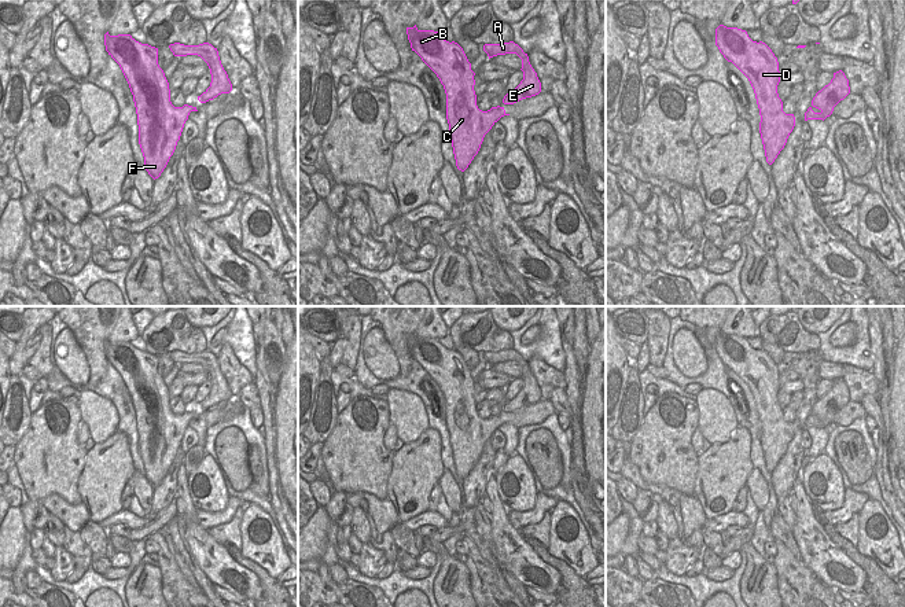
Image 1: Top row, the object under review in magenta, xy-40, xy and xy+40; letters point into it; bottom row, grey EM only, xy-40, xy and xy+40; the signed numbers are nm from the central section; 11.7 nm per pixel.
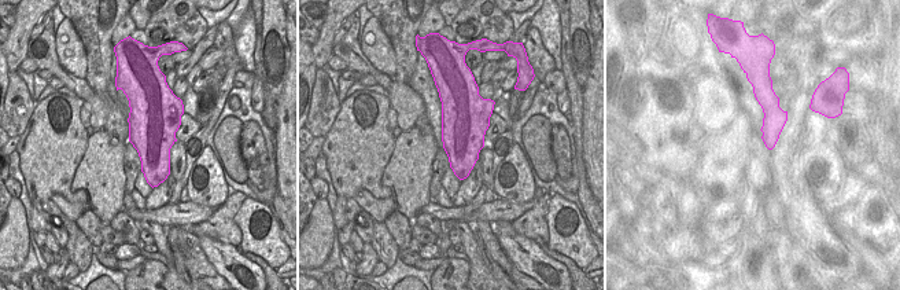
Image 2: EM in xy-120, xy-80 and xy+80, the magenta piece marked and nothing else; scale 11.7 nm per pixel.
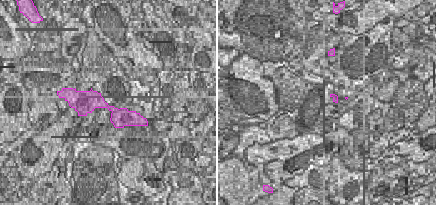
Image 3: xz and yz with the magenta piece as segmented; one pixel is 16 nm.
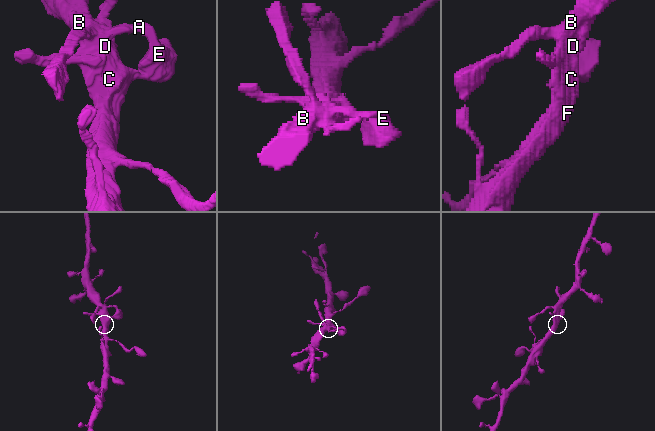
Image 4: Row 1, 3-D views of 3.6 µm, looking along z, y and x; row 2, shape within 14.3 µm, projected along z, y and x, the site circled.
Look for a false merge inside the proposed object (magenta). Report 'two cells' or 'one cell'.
one cell

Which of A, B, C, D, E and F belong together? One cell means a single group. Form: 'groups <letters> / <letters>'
groups A B C D E F

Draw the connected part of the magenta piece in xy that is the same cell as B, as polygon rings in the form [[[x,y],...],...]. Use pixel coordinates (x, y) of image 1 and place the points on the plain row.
[[[416,332],[413,335],[406,335],[406,342],[412,358],[422,365],[444,393],[446,401],[446,427],[449,431],[456,474],[459,478],[464,479],[478,461],[485,442],[501,424],[509,422],[507,422],[504,415],[500,413],[492,415],[488,419],[478,416],[474,398],[475,380],[471,378],[471,371],[457,350],[444,347],[439,341],[434,338],[419,338]]]

